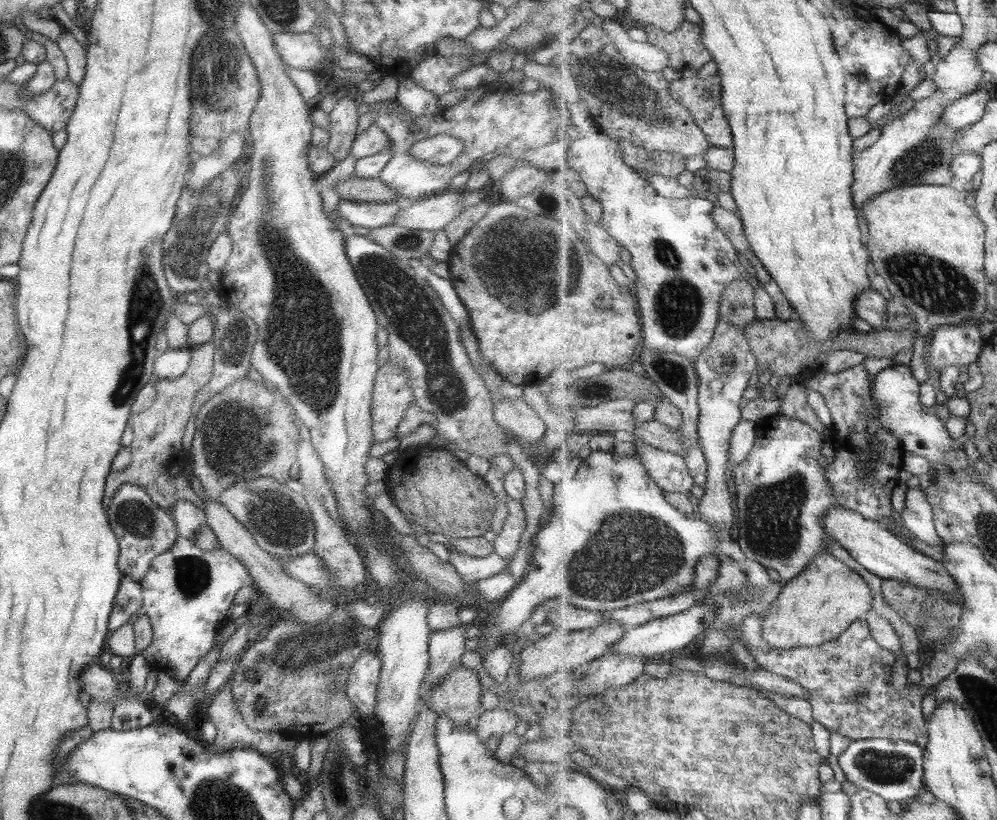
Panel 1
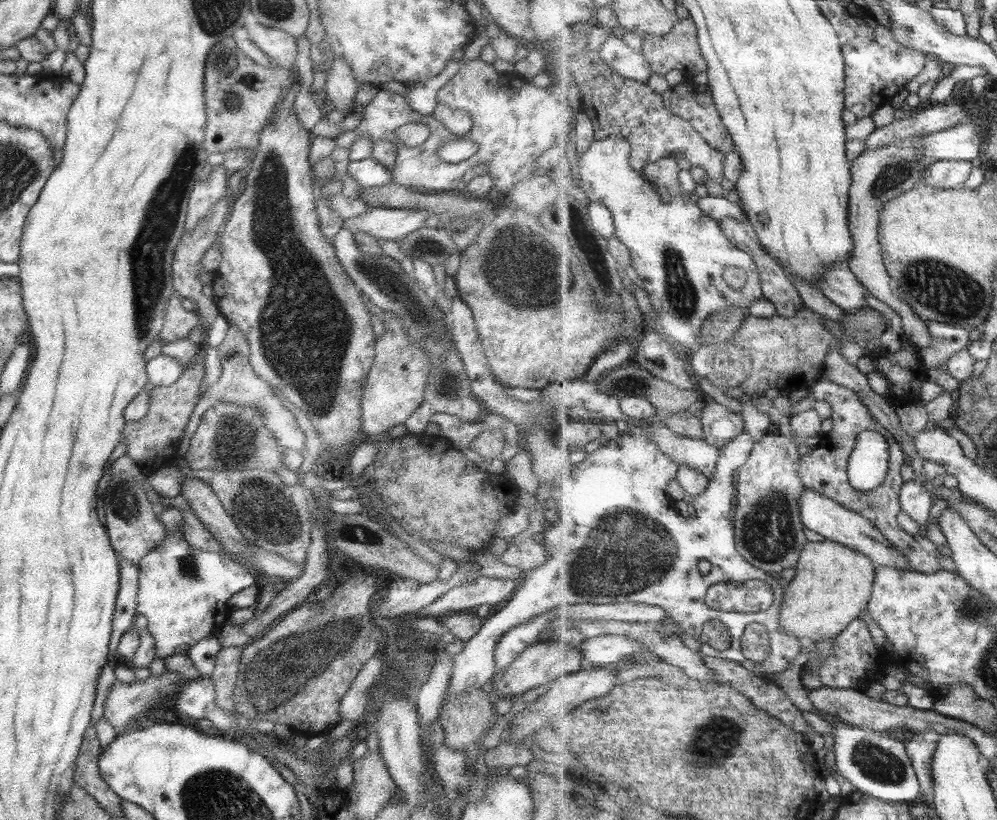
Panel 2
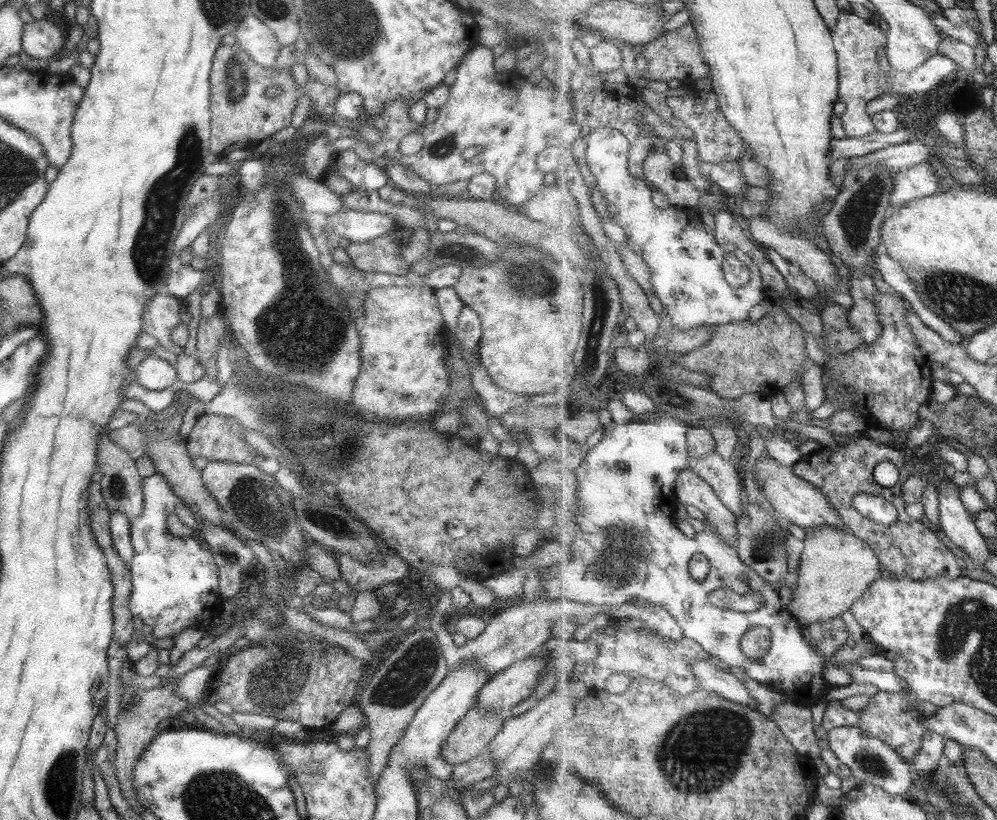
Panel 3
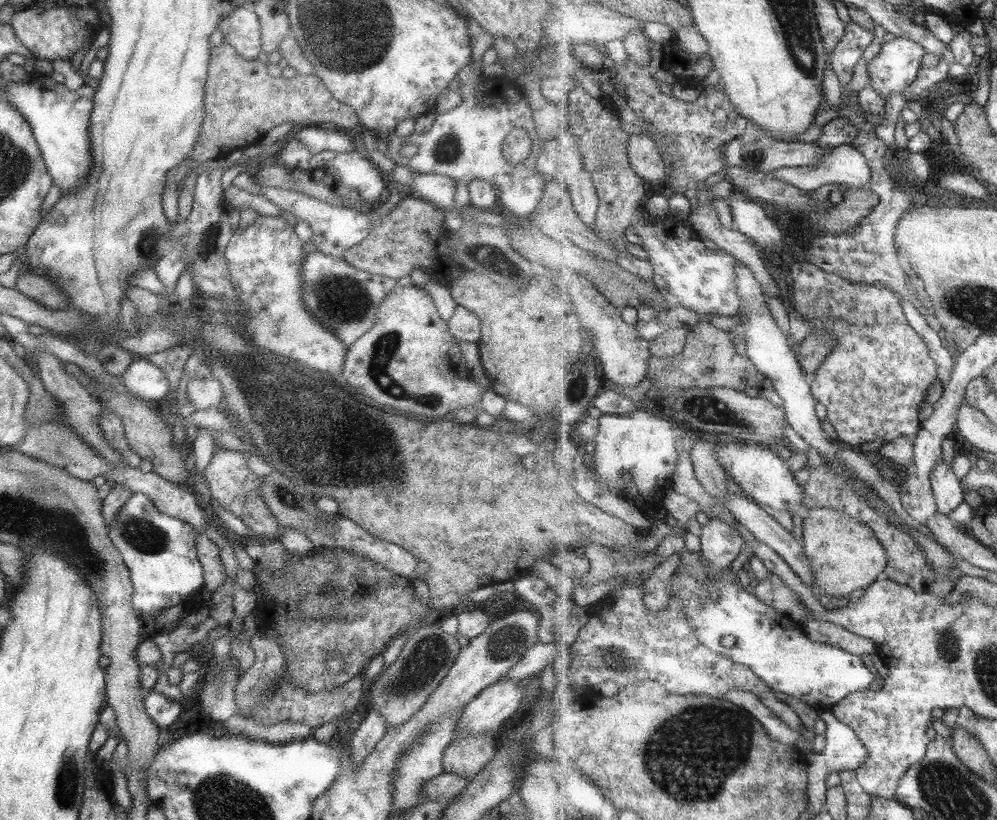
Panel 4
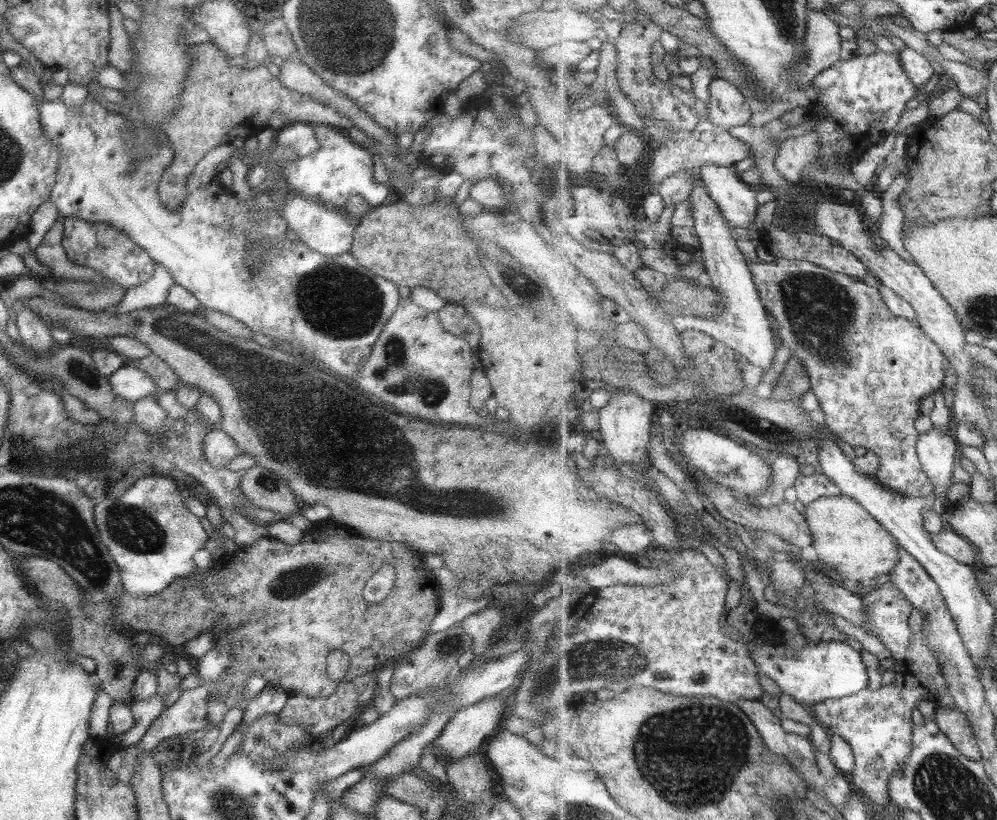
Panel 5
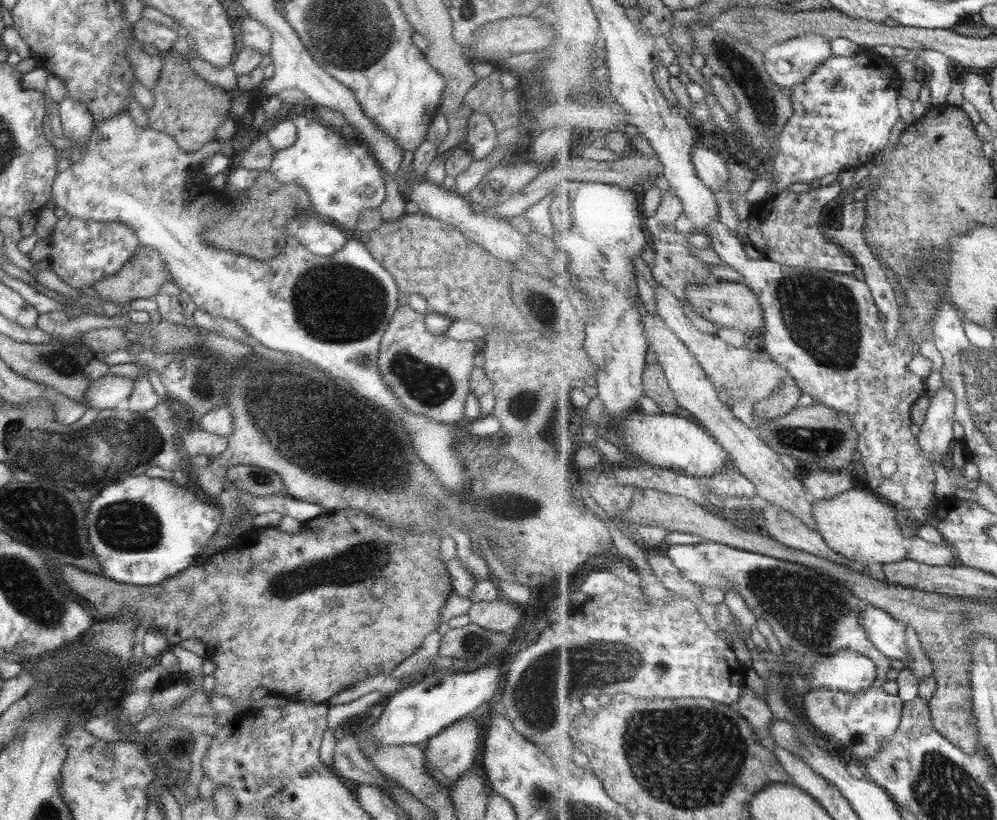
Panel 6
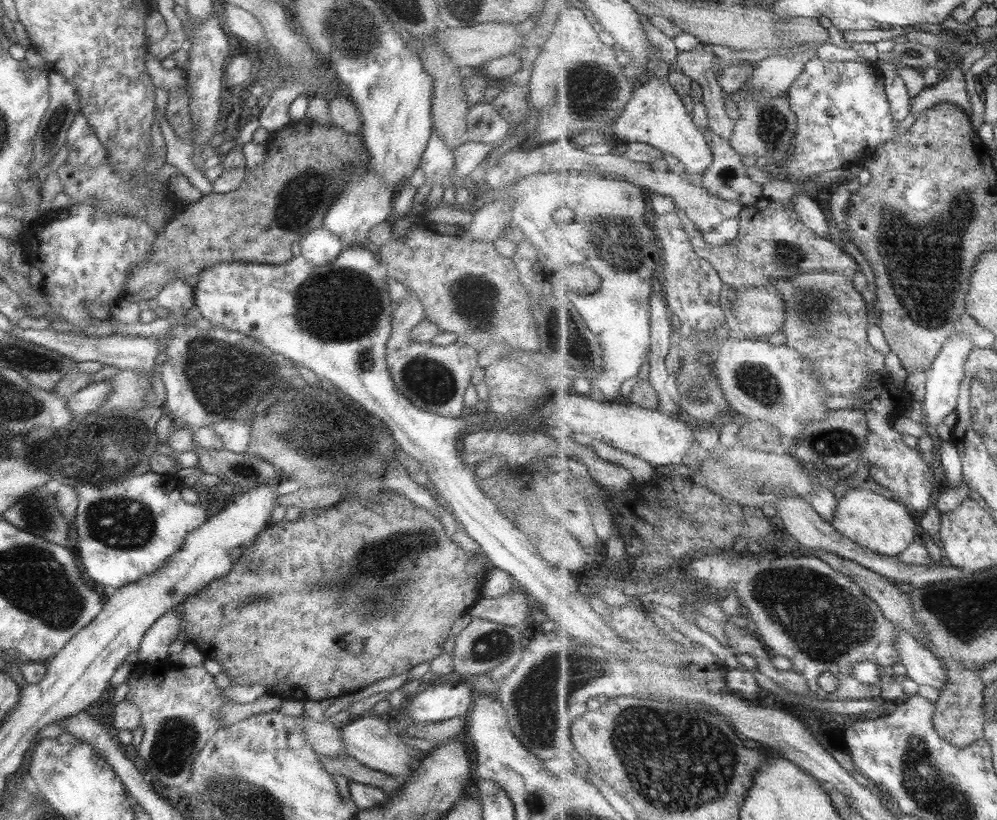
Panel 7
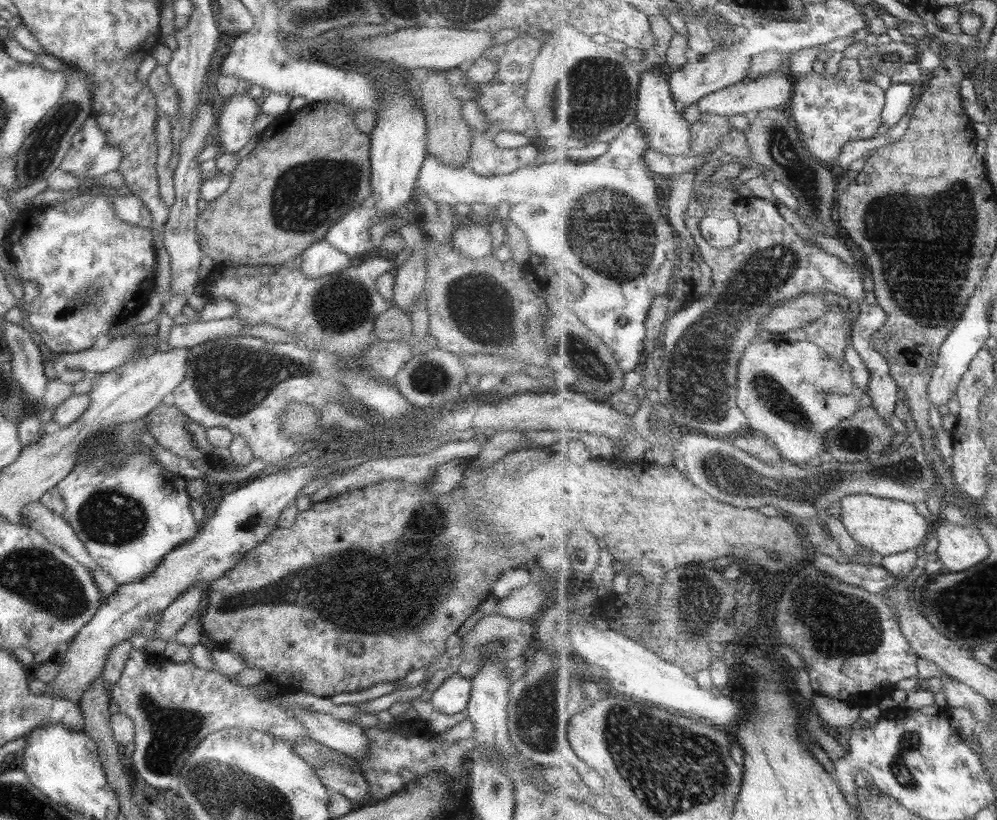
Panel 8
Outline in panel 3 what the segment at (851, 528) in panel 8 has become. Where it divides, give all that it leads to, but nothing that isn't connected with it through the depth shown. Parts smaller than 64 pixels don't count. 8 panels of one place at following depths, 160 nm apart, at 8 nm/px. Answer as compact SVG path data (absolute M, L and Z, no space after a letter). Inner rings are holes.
M836 526L805 529L803 542L804 549L797 567L797 586L786 609L805 627L811 623L827 622L845 611L850 612L856 600L884 574L875 549L845 529Z

